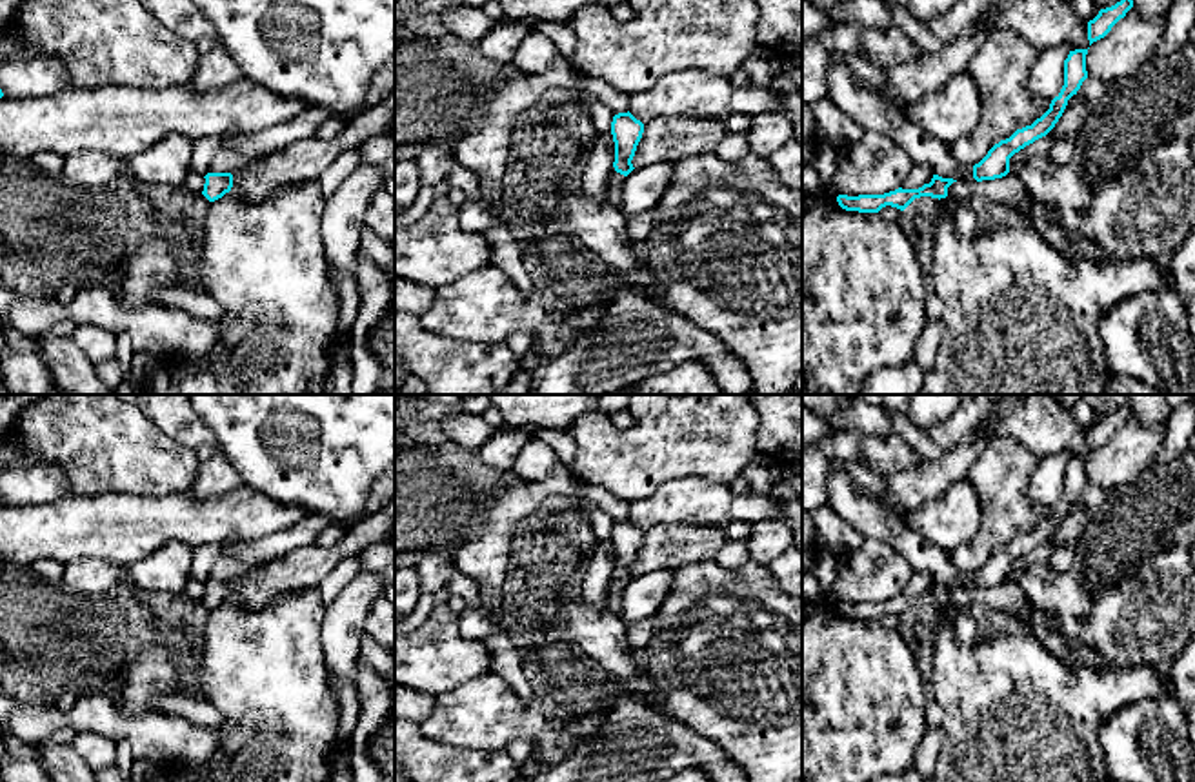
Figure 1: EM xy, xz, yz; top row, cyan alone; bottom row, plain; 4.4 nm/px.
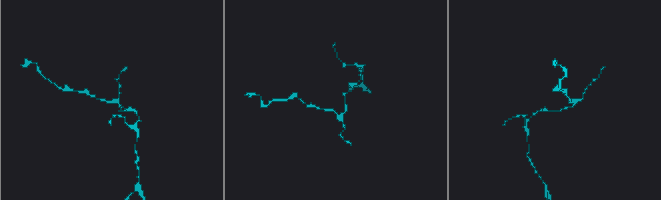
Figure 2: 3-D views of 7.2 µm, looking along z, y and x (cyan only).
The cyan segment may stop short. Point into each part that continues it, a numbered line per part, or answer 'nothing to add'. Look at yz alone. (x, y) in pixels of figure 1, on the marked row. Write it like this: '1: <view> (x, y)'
nothing to add

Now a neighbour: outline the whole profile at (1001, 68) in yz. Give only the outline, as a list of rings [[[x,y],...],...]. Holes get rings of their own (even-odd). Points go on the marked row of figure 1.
[[[993,29],[968,69],[982,95],[982,113],[977,127],[949,145],[951,156],[964,165],[979,164],[1000,140],[1017,129],[1031,125],[1051,102],[1035,98],[1028,76],[1039,51],[1008,29]]]

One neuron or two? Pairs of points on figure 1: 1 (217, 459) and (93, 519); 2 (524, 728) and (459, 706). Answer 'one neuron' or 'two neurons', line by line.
1: two neurons
2: one neuron

